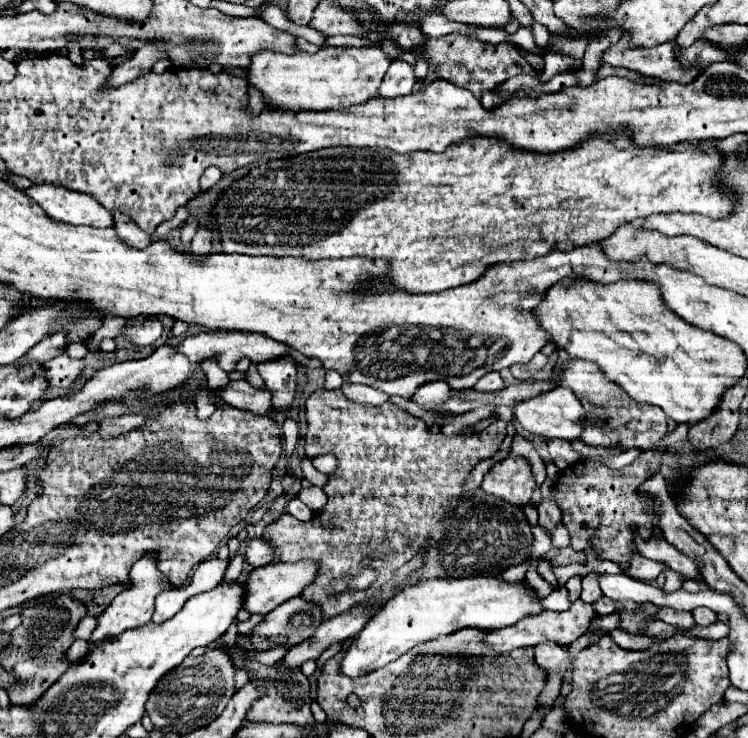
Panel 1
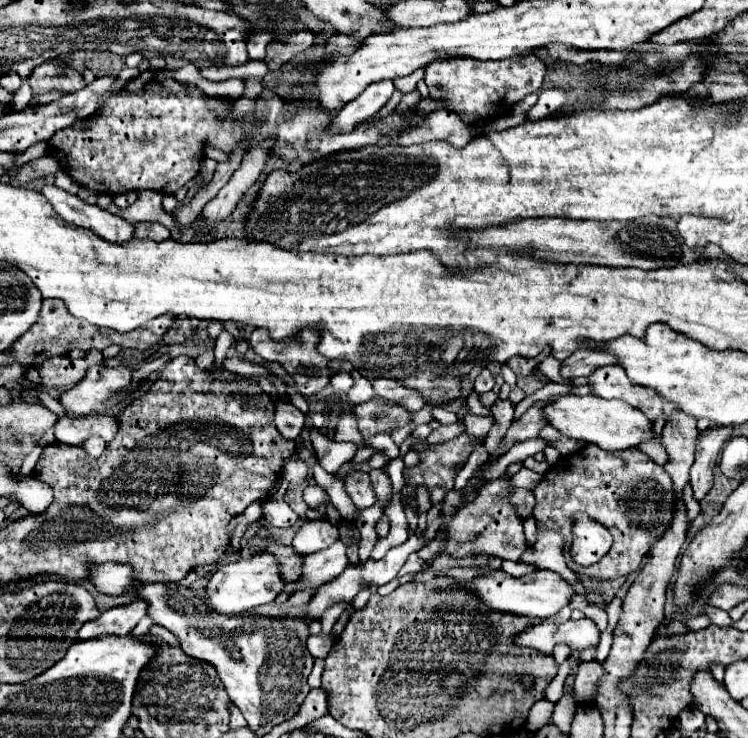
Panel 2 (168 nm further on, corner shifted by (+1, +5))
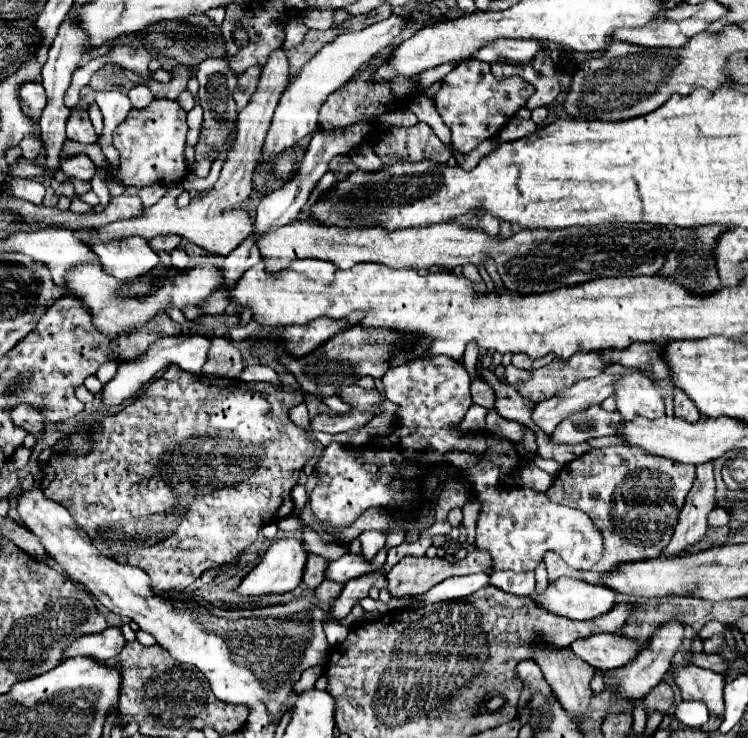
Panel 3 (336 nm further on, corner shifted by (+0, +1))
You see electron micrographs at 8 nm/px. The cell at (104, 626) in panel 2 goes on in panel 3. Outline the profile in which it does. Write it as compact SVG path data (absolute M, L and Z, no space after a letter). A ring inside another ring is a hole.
M108 627L102 633L92 633L92 635L82 635L78 637L62 655L62 659L68 657L76 657L76 655L86 655L86 657L94 657L102 663L106 663L108 659L116 657L122 647L124 647L124 635L120 631L120 627Z

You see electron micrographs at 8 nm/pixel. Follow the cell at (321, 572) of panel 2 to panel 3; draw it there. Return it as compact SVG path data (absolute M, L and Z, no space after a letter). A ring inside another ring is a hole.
M382 549L374 559L372 563L368 563L362 555L356 557L356 555L342 555L340 559L336 561L330 561L328 567L326 567L326 579L330 581L336 581L336 583L346 583L354 577L360 577L360 575L366 575L370 571L376 571L384 565L386 561L386 549Z

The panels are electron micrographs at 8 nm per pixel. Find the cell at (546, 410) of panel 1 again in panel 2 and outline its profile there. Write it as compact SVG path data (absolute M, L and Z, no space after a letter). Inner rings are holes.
M565 395L553 405L547 405L543 409L549 425L553 425L559 433L573 439L583 439L587 443L595 443L605 451L617 451L617 449L631 449L645 441L653 439L653 421L645 417L639 409L625 405L623 401L613 399L601 399L595 395Z

